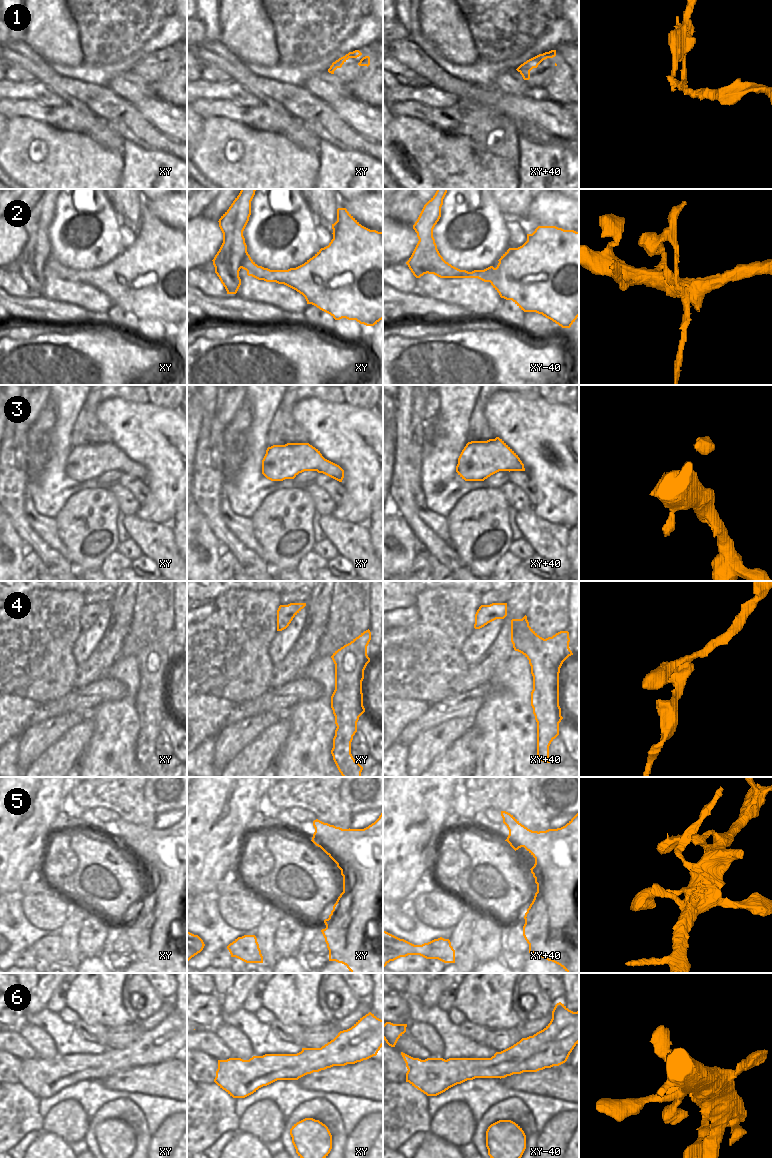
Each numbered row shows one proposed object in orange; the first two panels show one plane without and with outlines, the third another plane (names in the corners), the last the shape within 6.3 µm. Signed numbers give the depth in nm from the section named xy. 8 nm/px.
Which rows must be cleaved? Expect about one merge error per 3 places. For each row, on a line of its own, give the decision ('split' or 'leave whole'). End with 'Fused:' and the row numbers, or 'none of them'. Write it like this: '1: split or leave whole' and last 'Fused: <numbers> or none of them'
1: leave whole
2: split
3: leave whole
4: leave whole
5: split
6: leave whole
Fused: 2, 5

